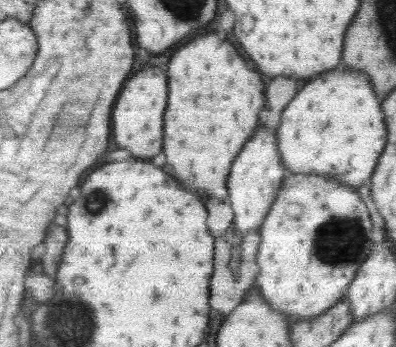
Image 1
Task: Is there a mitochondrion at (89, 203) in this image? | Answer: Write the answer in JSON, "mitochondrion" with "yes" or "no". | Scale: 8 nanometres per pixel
{"mitochondrion":"yes"}

